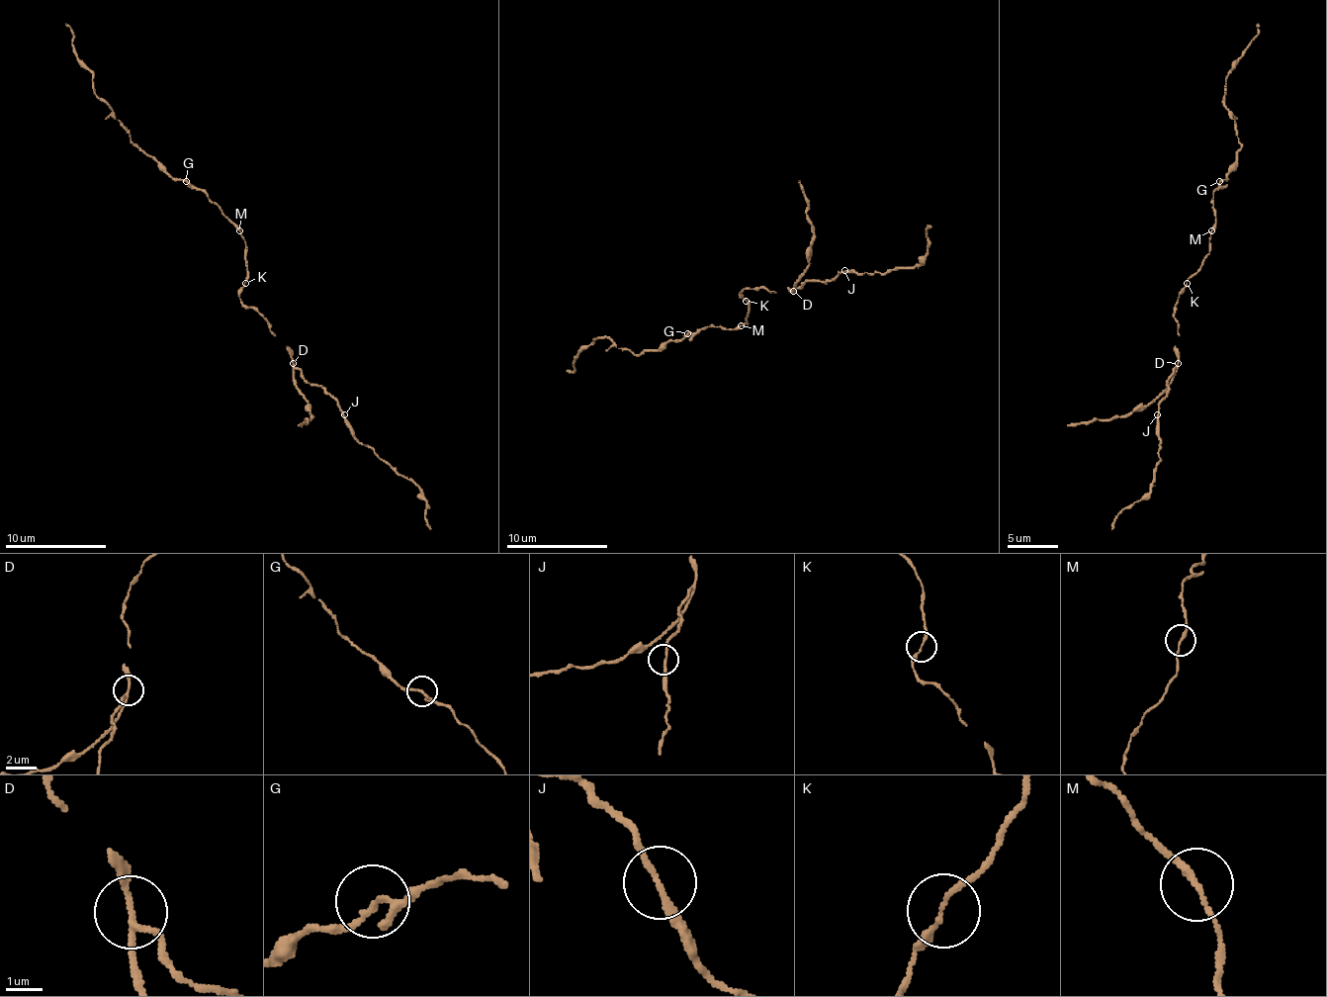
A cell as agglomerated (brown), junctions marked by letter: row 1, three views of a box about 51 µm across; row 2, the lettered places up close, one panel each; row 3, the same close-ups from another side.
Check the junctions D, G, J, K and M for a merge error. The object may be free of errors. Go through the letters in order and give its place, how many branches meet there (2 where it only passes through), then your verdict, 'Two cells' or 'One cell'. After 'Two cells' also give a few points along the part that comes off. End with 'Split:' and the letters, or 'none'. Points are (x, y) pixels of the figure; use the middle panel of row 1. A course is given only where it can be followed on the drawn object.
D: Place: (793, 291). Branches: 3. Two cells. Course of the part to remove: (794, 291), (794, 283), (807, 268), (807, 252), (812, 244), (812, 225), (799, 181)
G: Place: (687, 333). Branches: 3. One cell
J: Place: (844, 270). Branches: 2. One cell
K: Place: (746, 301). Branches: 2. One cell
M: Place: (741, 325). Branches: 2. One cell
Split: D

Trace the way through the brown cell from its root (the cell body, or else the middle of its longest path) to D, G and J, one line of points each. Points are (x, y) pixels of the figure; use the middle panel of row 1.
D: (746, 301), (741, 296), (746, 288), (766, 288), (776, 293), (786, 288), (794, 291)
G: (746, 301), (749, 306), (746, 323), (736, 328), (705, 326), (700, 331), (687, 333)
J: (746, 301), (741, 296), (746, 288), (794, 291), (807, 280), (830, 280), (844, 270)

